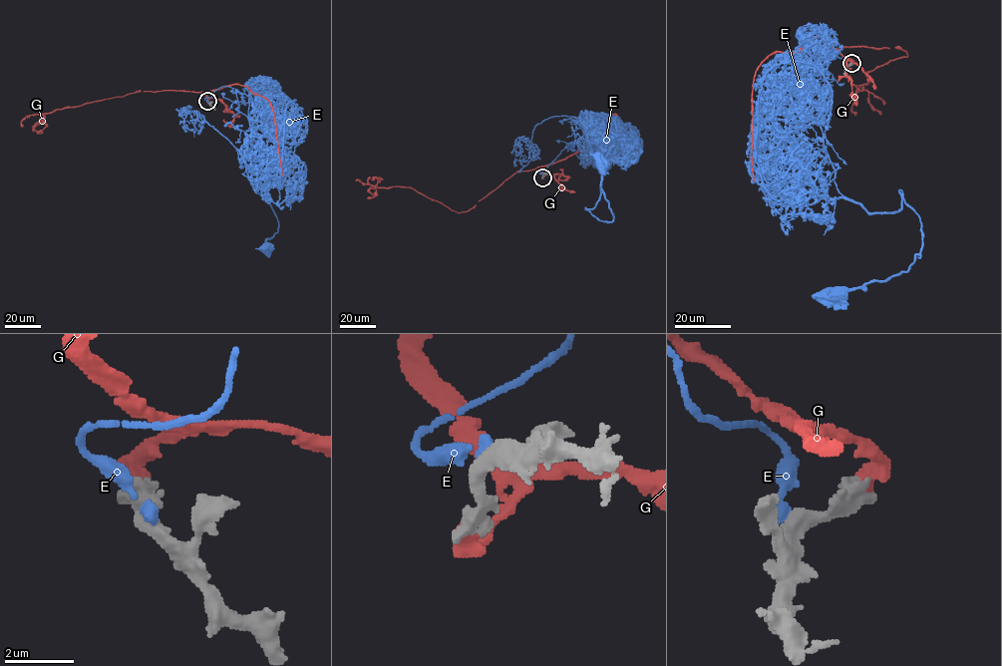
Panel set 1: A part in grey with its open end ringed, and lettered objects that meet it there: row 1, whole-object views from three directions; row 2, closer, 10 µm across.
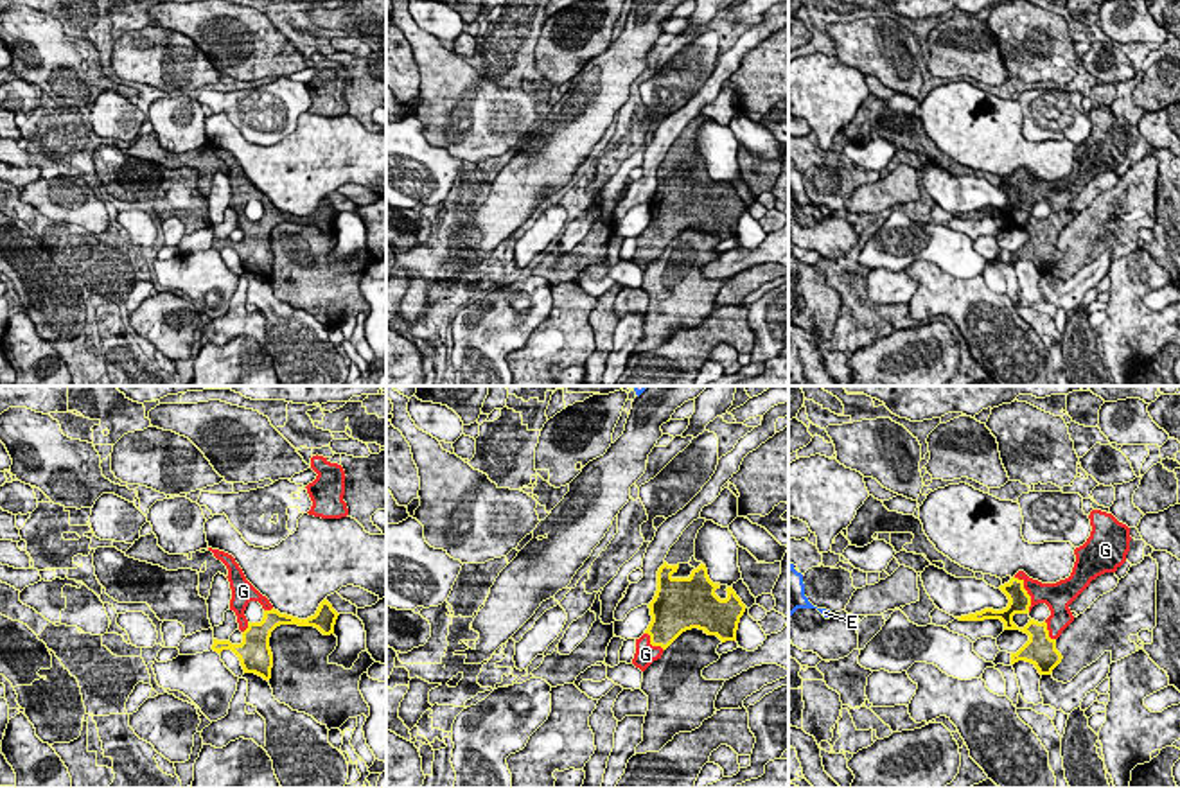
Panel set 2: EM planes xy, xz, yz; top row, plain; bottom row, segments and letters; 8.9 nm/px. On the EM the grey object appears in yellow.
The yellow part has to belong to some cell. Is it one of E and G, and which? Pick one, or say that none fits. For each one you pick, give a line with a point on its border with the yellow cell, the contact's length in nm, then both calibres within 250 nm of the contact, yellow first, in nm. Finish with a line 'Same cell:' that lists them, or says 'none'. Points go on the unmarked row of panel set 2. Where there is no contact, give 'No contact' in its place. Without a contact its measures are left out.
G: Touches yellow at yz (1026, 191). Shared border 360 nm. Thickness 190 nm (yellow) against 220 nm
Same cell: G

